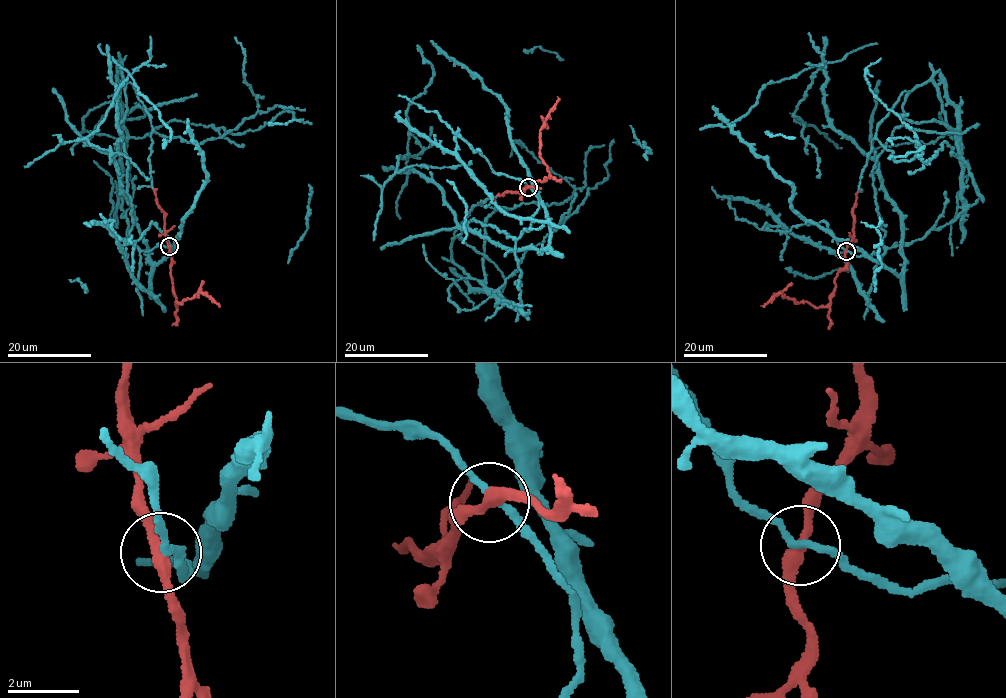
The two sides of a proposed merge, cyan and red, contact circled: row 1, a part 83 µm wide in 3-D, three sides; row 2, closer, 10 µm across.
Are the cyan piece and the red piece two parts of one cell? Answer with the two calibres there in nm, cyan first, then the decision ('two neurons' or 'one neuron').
180 nm thick on the cyan side, 300 nm on the other; one neuron

